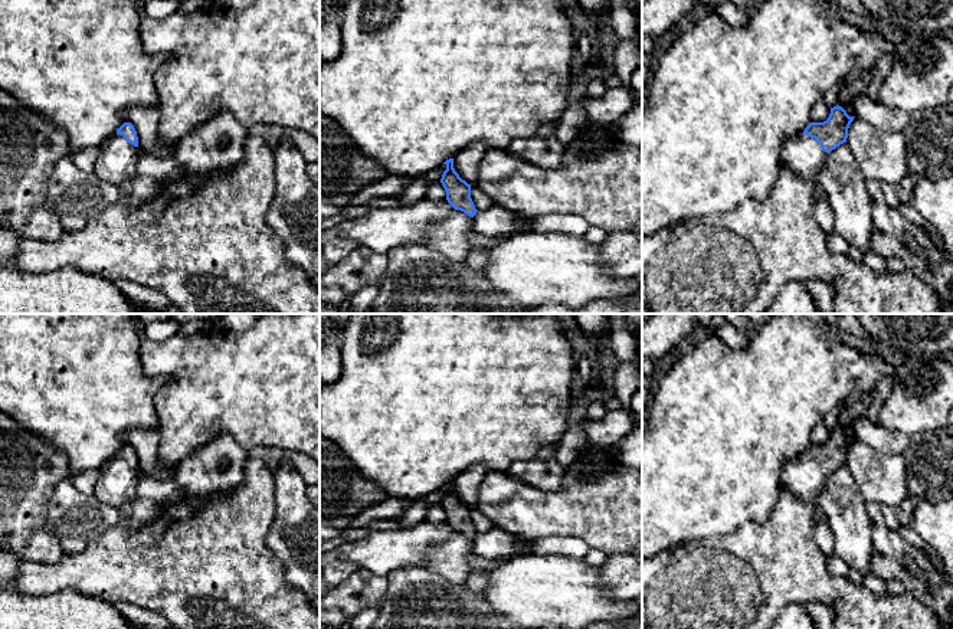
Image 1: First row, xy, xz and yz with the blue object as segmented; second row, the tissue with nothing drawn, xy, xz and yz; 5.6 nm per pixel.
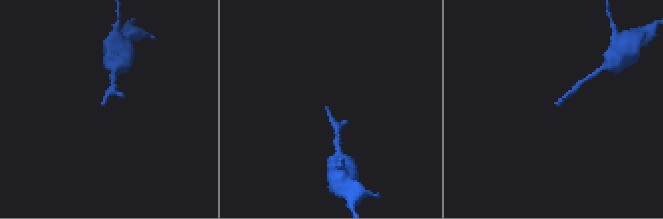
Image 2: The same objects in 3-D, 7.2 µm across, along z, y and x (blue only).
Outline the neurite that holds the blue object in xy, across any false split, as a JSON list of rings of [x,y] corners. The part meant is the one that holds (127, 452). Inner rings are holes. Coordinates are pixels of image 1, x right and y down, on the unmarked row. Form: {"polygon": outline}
{"polygon": [[[124,445],[101,469],[94,497],[118,508],[135,498],[138,459],[131,445]]]}

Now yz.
{"polygon": [[[839,427],[831,430],[826,443],[810,445],[800,458],[785,465],[780,488],[815,505],[826,476],[846,465],[854,440]]]}

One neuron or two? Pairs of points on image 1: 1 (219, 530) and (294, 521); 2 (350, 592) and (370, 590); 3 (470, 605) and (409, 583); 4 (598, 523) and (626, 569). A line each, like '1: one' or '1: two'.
1: two
2: one
3: one
4: two

